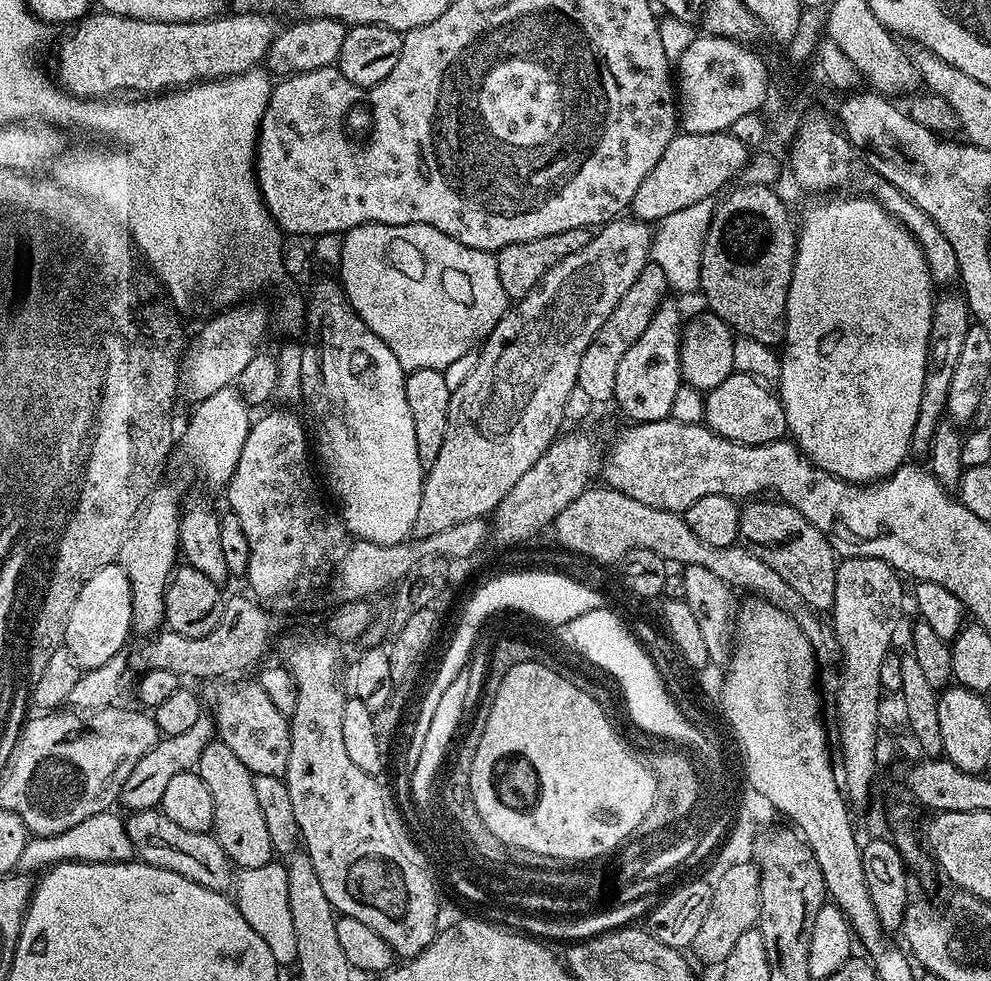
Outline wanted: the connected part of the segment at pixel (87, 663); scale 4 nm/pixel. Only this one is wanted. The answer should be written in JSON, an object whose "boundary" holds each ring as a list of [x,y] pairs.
{"boundary":[[[118,562],[95,573],[82,590],[78,604],[72,606],[67,618],[63,643],[83,671],[97,669],[110,658],[119,655],[132,634],[132,591],[129,579]]]}

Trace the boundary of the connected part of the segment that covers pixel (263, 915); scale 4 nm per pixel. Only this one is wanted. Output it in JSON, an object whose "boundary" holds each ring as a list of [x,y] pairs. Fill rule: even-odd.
{"boundary":[[[273,862],[257,868],[242,868],[234,876],[234,899],[242,918],[254,926],[254,930],[270,946],[277,965],[291,965],[296,958],[294,921],[290,919],[288,897],[288,869],[283,863]]]}

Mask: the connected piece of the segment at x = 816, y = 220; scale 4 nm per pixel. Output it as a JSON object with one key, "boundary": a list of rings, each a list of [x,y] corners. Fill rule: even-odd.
{"boundary":[[[832,194],[829,200],[820,200],[812,204],[798,216],[798,235],[796,237],[796,261],[792,267],[792,281],[786,302],[786,326],[780,357],[780,379],[778,395],[788,423],[788,436],[797,448],[811,460],[817,468],[846,480],[849,484],[875,484],[884,480],[901,464],[909,459],[908,452],[912,448],[914,422],[918,422],[918,406],[922,402],[922,382],[926,382],[926,358],[928,357],[928,339],[930,338],[930,322],[934,303],[934,281],[932,272],[920,244],[906,230],[901,220],[891,216],[877,200],[867,195],[844,196],[848,194]]]}

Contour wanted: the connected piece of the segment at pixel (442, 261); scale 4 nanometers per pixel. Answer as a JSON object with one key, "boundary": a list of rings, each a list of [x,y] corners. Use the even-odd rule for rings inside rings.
{"boundary":[[[363,224],[352,228],[346,234],[347,266],[346,291],[352,308],[360,315],[362,322],[371,325],[375,320],[380,320],[378,331],[382,342],[394,350],[394,358],[402,361],[408,370],[443,370],[452,362],[469,355],[510,307],[506,290],[502,290],[502,282],[498,282],[495,255],[486,250],[462,246],[462,242],[442,234],[442,230],[434,230],[434,226]]]}

